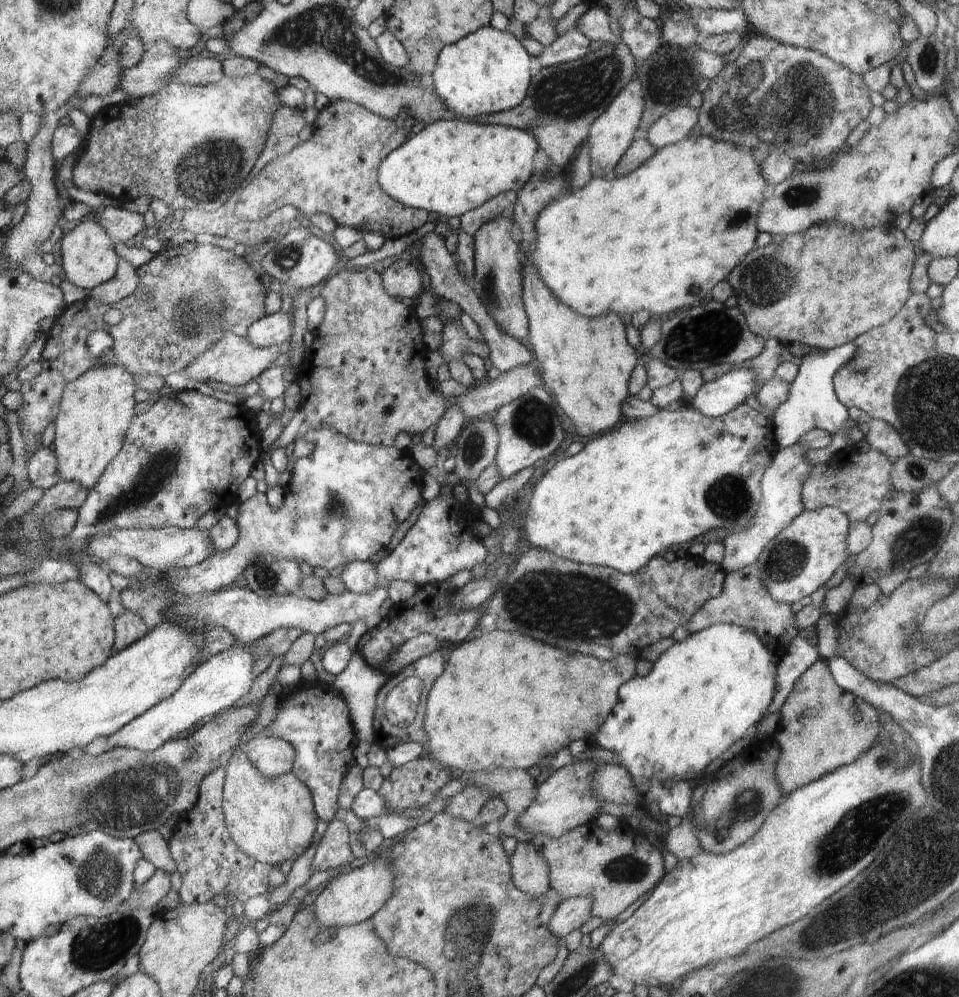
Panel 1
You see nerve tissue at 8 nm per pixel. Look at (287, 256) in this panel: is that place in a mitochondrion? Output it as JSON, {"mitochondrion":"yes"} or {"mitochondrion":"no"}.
{"mitochondrion":"yes"}

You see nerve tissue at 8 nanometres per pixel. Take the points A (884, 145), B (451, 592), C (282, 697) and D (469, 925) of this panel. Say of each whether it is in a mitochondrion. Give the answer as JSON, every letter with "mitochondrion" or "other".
{"A":"mitochondrion","B":"other","C":"other","D":"mitochondrion"}

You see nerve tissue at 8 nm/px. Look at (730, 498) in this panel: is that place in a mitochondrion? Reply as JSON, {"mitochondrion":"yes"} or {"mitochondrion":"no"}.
{"mitochondrion":"yes"}

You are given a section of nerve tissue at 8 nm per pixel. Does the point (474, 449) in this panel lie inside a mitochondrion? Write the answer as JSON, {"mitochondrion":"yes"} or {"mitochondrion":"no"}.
{"mitochondrion":"yes"}

